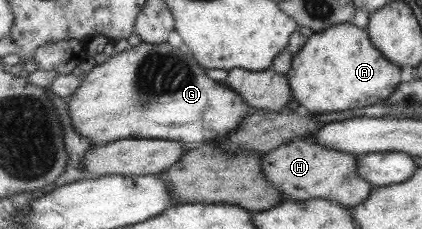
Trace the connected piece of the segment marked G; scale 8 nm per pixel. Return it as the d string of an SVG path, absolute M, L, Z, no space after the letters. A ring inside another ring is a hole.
M143 42L111 54L103 63L96 64L90 72L83 74L83 80L69 104L75 129L95 147L121 139L179 141L196 147L225 136L227 132L233 132L250 111L252 109L247 106L247 102L243 102L239 94L207 78L199 62L191 58L190 52L180 52L168 43Z

